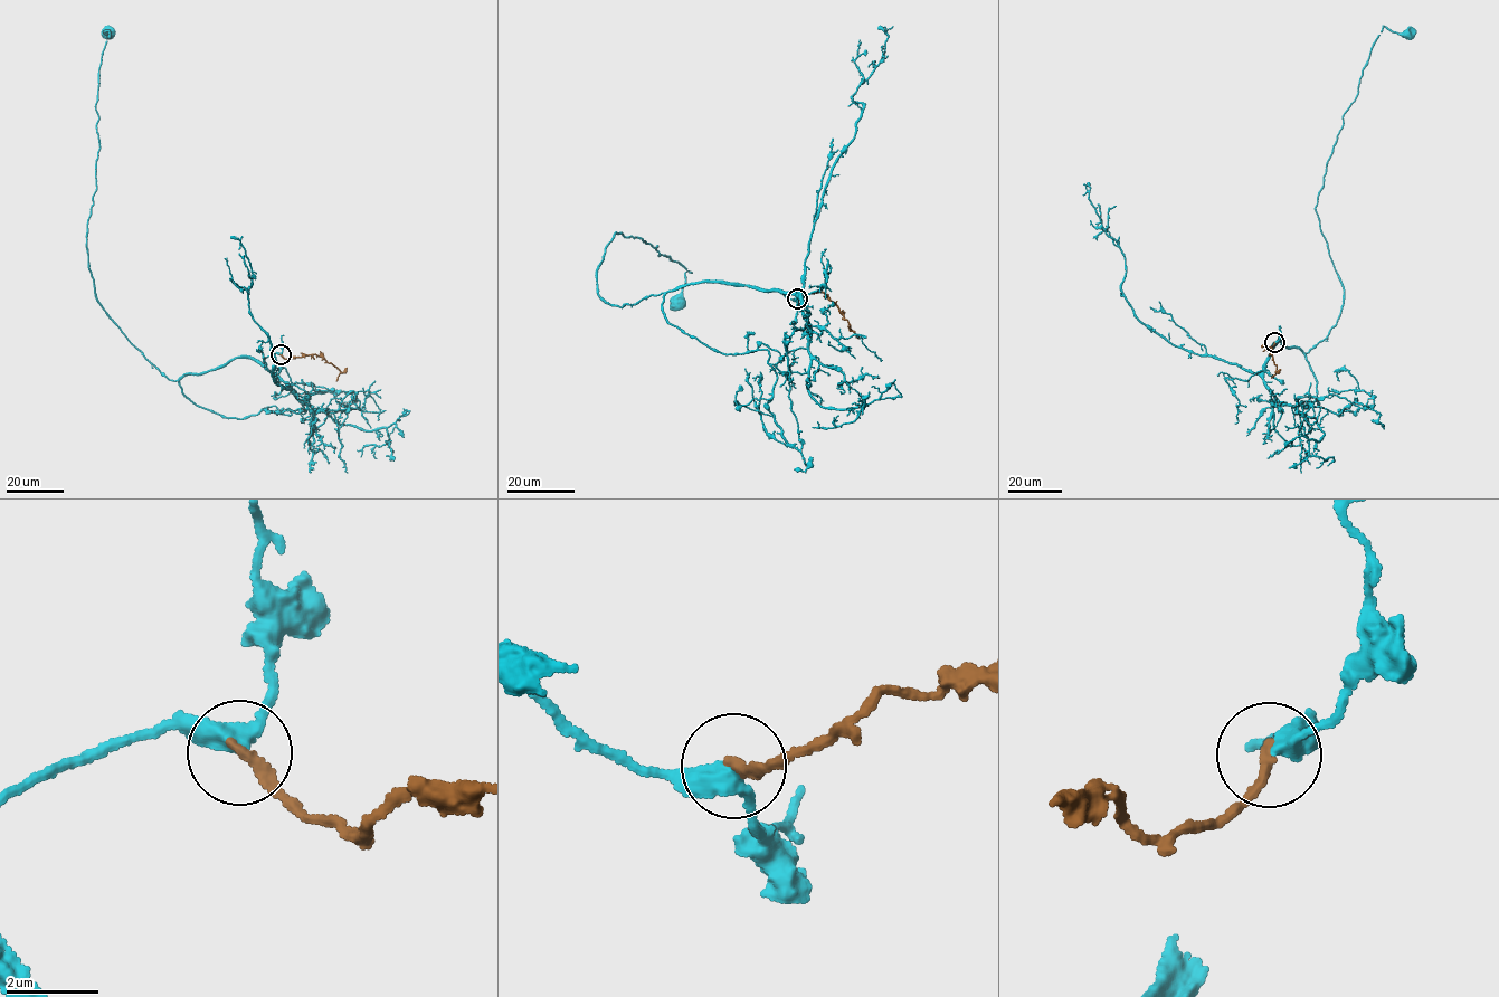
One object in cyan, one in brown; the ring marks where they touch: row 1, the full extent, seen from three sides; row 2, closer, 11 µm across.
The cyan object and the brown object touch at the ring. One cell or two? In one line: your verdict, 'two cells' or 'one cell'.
one cell

